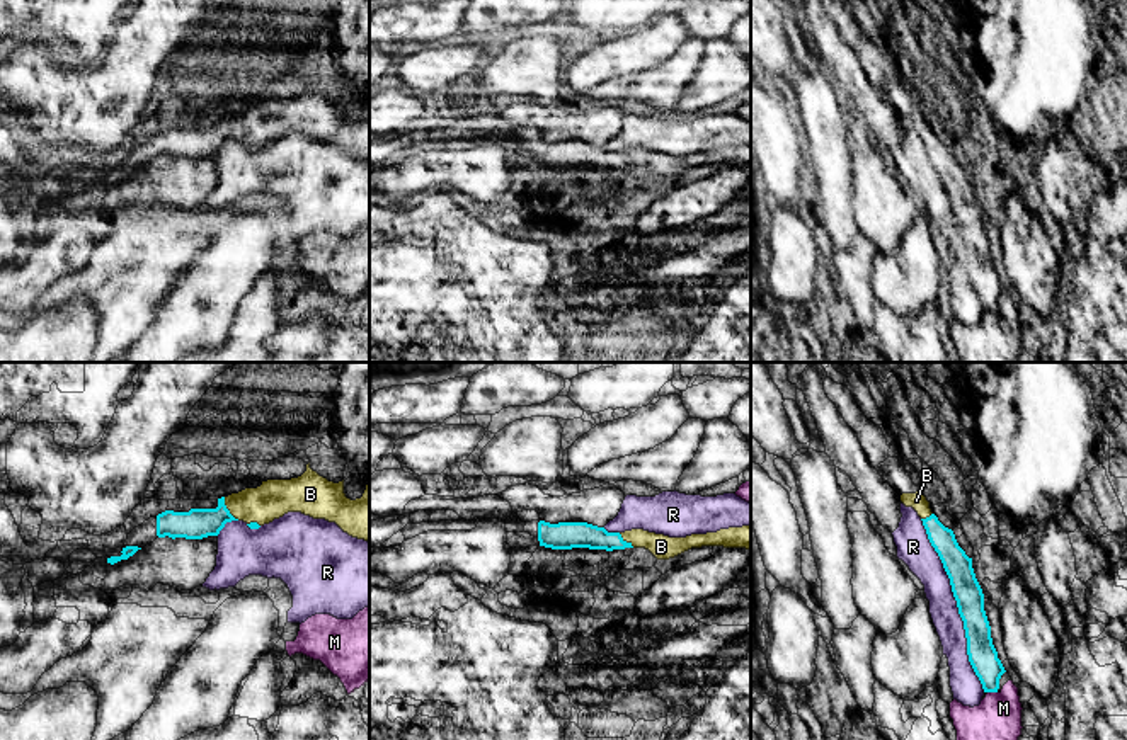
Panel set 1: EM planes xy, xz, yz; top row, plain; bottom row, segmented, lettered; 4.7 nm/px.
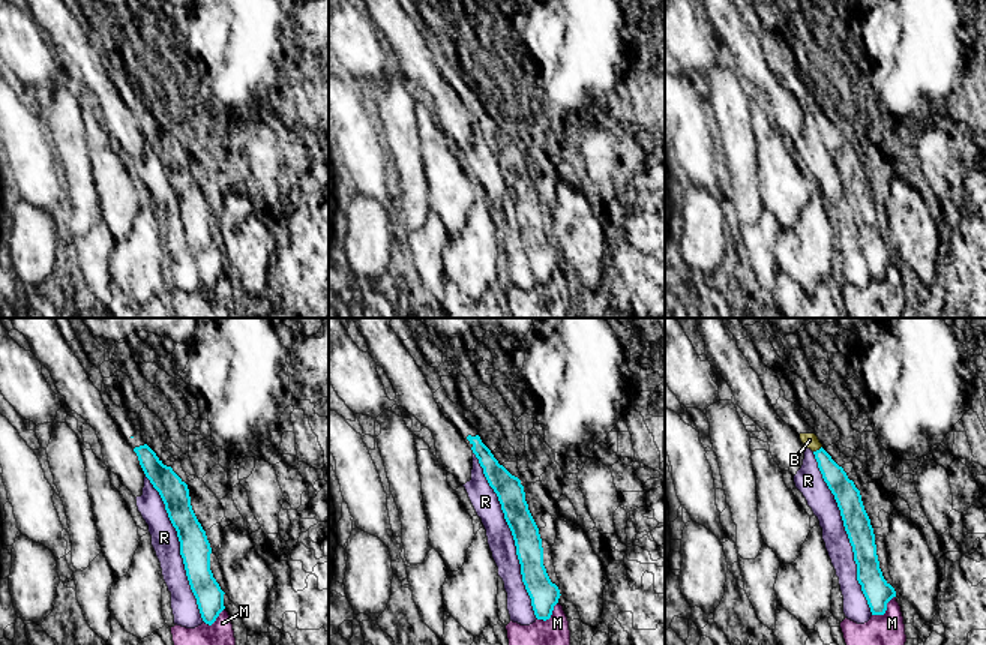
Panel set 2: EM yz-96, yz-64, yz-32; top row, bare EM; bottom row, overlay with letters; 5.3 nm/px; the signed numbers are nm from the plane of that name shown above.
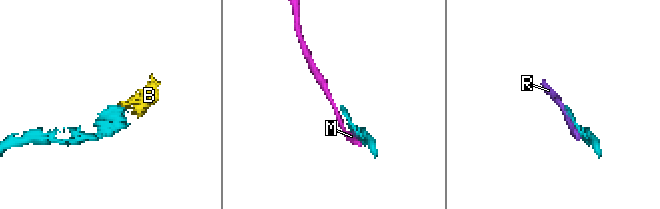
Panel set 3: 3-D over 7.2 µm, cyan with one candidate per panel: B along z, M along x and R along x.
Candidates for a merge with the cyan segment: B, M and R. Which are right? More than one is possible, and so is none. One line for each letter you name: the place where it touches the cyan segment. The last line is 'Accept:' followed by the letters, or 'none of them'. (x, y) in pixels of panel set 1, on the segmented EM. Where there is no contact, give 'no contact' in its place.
B: meets cyan in xy at (227, 509)
Accept: B

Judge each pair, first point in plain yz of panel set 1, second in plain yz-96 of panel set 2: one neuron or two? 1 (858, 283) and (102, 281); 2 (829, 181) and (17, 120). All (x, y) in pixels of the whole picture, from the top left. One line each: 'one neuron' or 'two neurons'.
1: one neuron
2: two neurons

